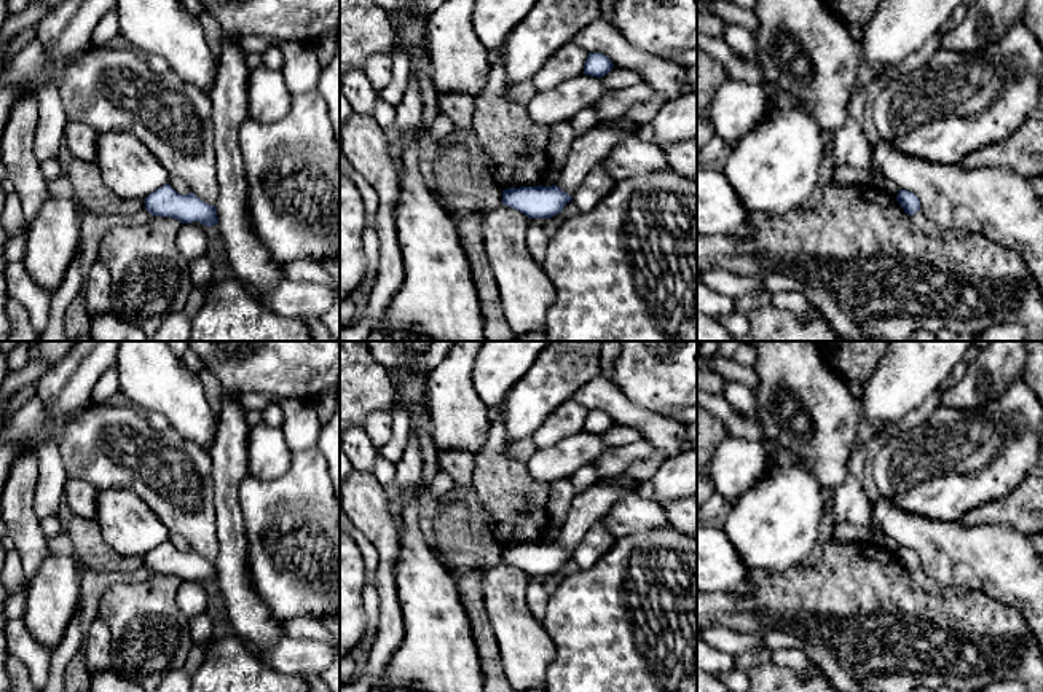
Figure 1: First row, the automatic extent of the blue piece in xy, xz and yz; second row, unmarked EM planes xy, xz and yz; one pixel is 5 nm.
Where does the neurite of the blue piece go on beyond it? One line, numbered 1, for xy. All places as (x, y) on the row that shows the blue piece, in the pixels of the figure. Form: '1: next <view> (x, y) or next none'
1: next none

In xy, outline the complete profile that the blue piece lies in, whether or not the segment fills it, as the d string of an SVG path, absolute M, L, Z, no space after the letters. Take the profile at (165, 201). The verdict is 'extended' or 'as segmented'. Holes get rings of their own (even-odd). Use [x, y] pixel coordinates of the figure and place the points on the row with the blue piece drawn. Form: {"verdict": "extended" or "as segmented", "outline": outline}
{"verdict": "as segmented", "outline": "M169 182L145 198L145 209L152 215L177 218L182 223L199 222L206 226L218 223L215 206L195 193L177 193Z"}

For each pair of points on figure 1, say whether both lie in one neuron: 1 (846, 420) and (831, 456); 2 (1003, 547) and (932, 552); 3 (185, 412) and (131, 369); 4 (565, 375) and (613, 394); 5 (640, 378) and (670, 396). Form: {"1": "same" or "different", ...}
{"1": "same", "2": "same", "3": "same", "4": "different", "5": "same"}

